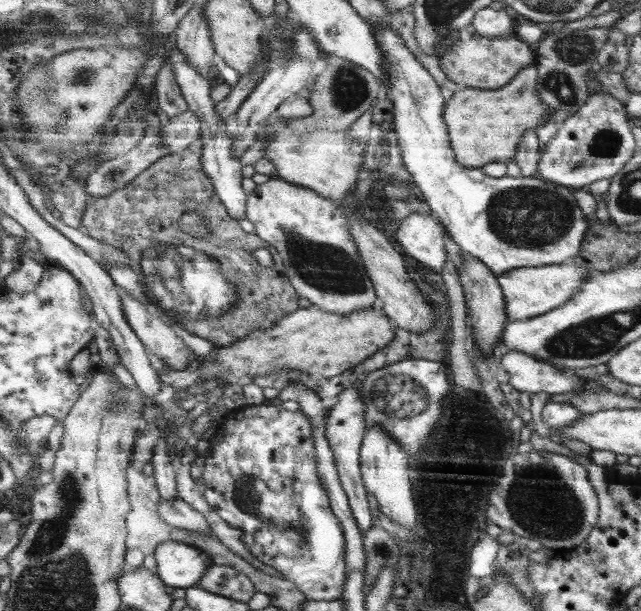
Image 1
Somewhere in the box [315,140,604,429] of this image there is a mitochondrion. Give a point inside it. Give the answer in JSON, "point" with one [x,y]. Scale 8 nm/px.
{"point":[528,218]}

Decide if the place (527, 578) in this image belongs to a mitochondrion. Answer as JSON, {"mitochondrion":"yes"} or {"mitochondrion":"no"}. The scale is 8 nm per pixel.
{"mitochondrion":"no"}

